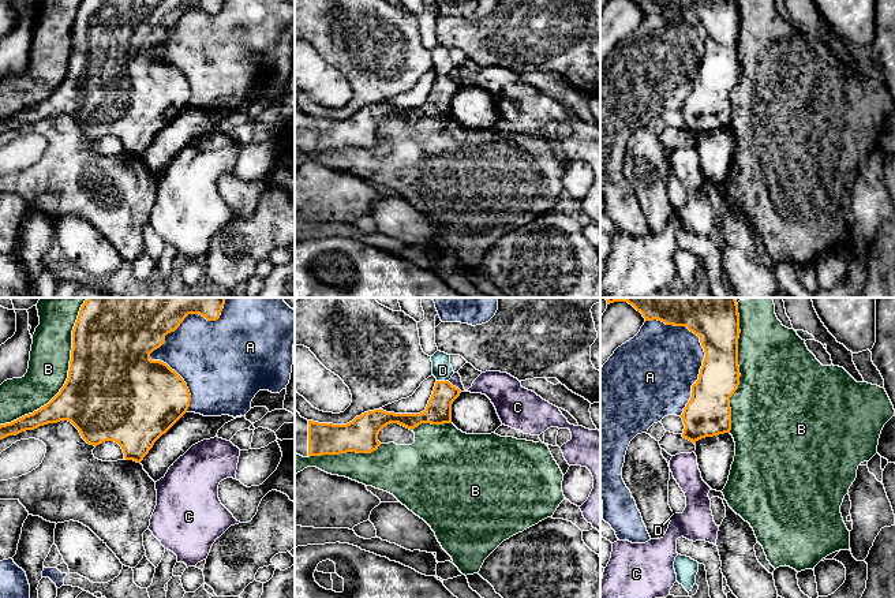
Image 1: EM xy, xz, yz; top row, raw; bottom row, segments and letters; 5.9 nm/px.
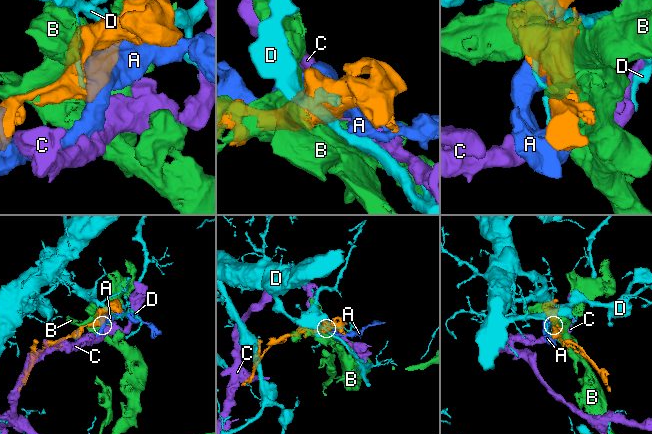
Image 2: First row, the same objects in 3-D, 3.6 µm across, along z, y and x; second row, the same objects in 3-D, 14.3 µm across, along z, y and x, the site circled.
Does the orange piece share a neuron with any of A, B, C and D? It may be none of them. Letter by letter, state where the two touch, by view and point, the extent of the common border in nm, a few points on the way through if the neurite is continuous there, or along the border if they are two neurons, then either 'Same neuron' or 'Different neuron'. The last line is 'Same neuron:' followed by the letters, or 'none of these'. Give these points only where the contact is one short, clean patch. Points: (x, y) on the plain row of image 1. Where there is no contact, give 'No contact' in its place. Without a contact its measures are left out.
A: Touches orange at xy (153, 44). Shared border 600 nm. Different neuron
B: Touches orange at xy (67, 73). Shared border 850 nm. Different neuron
C: Touches orange at xz (455, 81). Shared border 110 nm. Boundary: xz (448, 75), (461, 85). Different neuron
D: Touches orange at xz (442, 75). Shared border 70 nm. Different neuron
Same neuron: none of these

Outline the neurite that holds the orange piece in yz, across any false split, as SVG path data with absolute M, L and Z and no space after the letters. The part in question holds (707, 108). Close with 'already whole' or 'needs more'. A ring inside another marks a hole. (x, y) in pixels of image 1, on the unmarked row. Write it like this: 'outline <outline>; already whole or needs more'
outline M633 0L645 15L658 14L666 19L686 20L700 31L705 52L699 74L692 79L692 91L681 109L685 123L682 131L696 138L705 131L714 131L731 124L730 91L739 79L738 0Z; already whole

